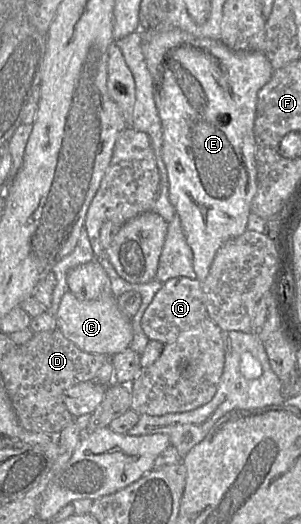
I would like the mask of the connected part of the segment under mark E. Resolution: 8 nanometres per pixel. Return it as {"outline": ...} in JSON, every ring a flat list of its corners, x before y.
{"outline":[[174,28,167,31,142,31,143,54,153,78,154,100,162,123,162,157,166,166,169,183,169,200,178,215,187,244,193,253,193,267,197,280,203,283,217,251,228,240,242,235,247,230,251,213,251,202,257,192,256,142,254,123,259,90,270,81,274,69,262,51,235,51,228,48,221,40,198,37,185,30]]}

